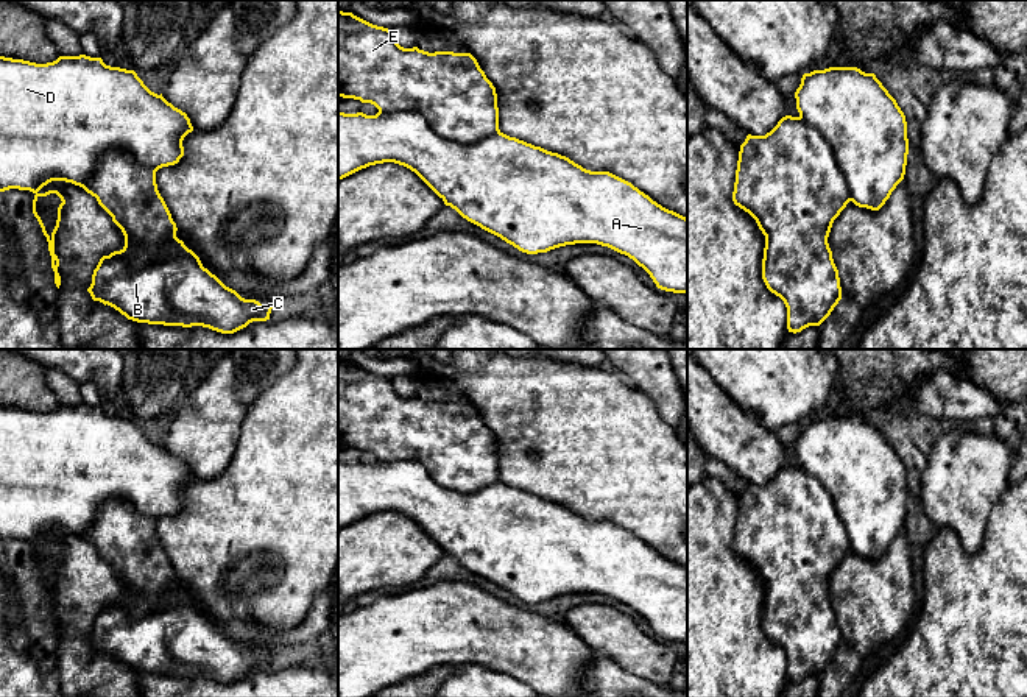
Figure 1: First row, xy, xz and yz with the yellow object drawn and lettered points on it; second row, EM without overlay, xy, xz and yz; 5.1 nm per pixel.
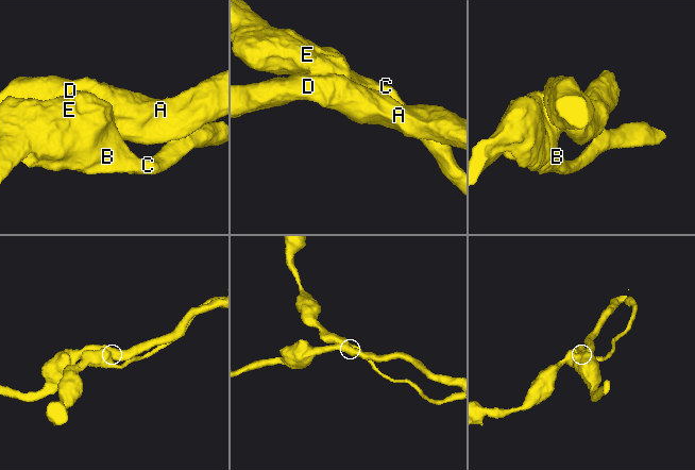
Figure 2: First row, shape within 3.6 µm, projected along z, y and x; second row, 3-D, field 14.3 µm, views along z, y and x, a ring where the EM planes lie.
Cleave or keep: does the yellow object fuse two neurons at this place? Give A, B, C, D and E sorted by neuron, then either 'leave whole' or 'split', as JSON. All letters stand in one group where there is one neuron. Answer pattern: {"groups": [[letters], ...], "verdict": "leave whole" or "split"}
{"groups": [["A", "D"], ["B", "C", "E"]], "verdict": "split"}

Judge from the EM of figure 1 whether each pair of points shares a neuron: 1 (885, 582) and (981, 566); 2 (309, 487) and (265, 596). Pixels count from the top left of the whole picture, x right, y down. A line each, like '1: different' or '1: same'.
1: different
2: same

